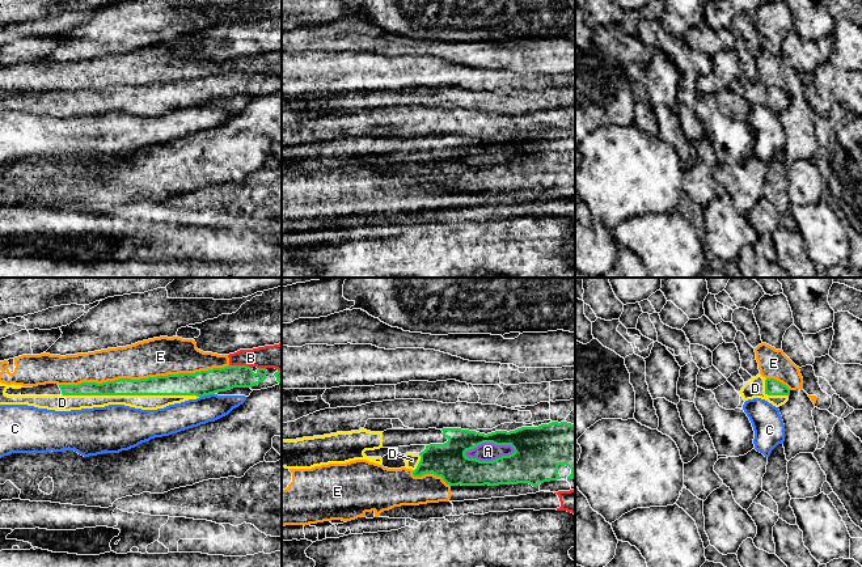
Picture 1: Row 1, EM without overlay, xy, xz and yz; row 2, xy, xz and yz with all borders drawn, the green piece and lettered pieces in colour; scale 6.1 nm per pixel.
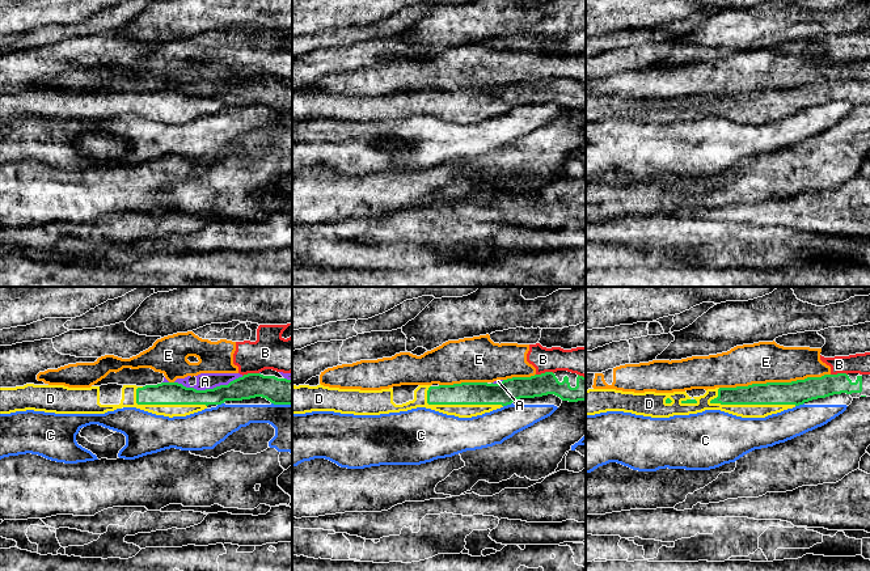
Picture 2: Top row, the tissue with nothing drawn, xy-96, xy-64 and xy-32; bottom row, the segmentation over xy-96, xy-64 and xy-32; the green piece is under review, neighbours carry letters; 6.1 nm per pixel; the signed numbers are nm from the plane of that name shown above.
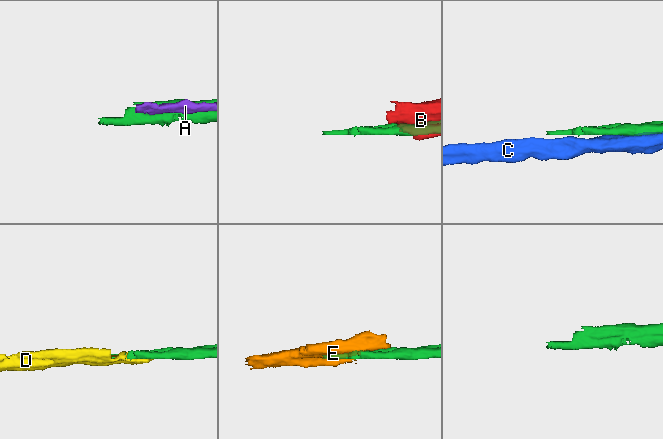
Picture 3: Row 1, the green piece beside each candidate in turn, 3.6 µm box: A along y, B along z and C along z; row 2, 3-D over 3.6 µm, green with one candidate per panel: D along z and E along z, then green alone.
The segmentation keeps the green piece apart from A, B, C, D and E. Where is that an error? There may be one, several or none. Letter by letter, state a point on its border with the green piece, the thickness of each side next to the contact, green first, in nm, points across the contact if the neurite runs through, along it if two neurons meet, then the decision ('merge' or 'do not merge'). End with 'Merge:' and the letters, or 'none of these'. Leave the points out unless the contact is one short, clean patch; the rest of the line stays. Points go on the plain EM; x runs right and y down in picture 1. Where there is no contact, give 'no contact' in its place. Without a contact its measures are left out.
A: contact xz (489, 168); calibres 240 and 110 nm; do not merge
B: contact xy (240, 72); calibres 160 and 160 nm; do not merge
C: contact xy (206, 101); calibres 160 and 180 nm; do not merge
D: contact xy (130, 101); calibres 130 and 100 nm; merge
E: contact xy (143, 85); calibres 140 and 240 nm; do not merge
Merge: D

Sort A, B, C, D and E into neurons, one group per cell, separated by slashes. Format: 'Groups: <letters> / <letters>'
Groups: A / B E / C / D

